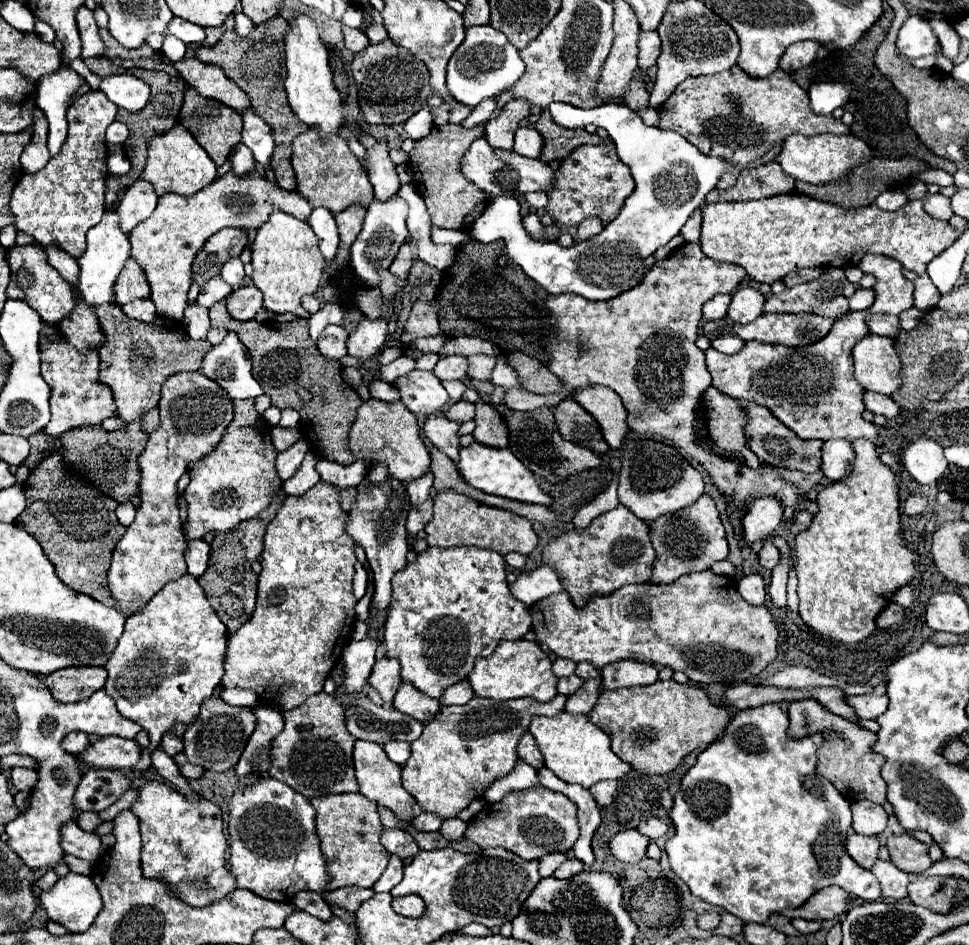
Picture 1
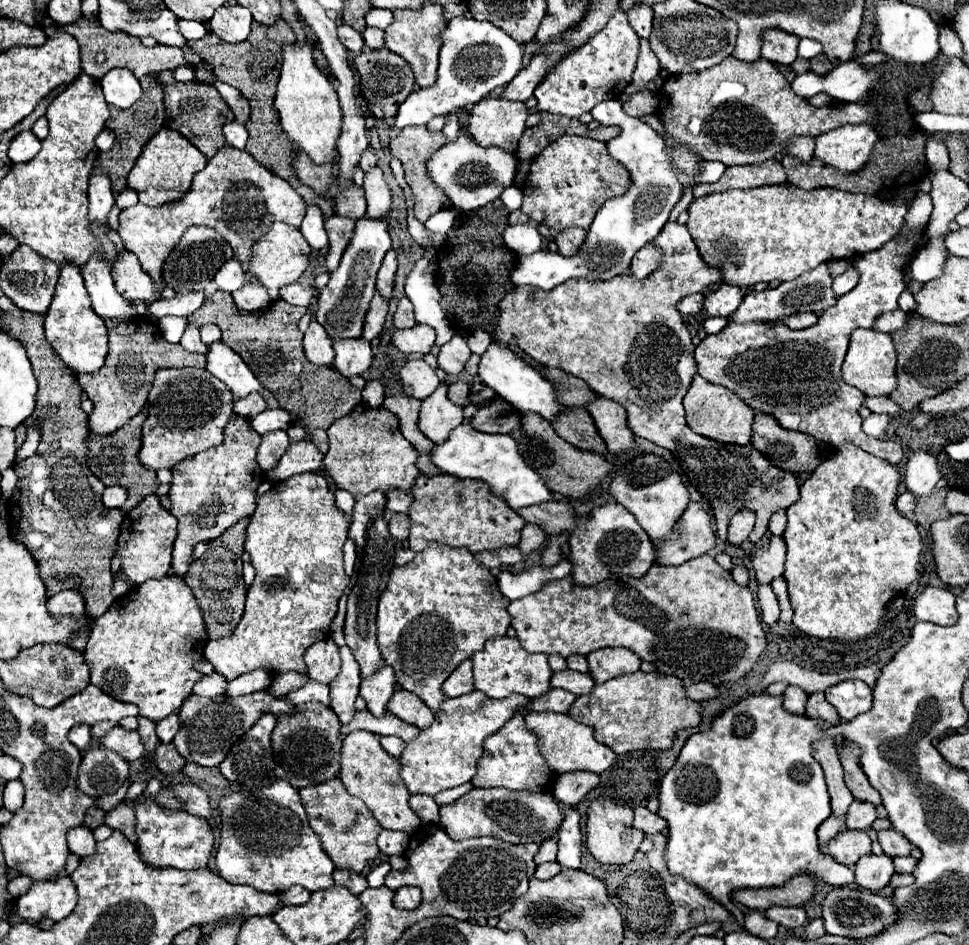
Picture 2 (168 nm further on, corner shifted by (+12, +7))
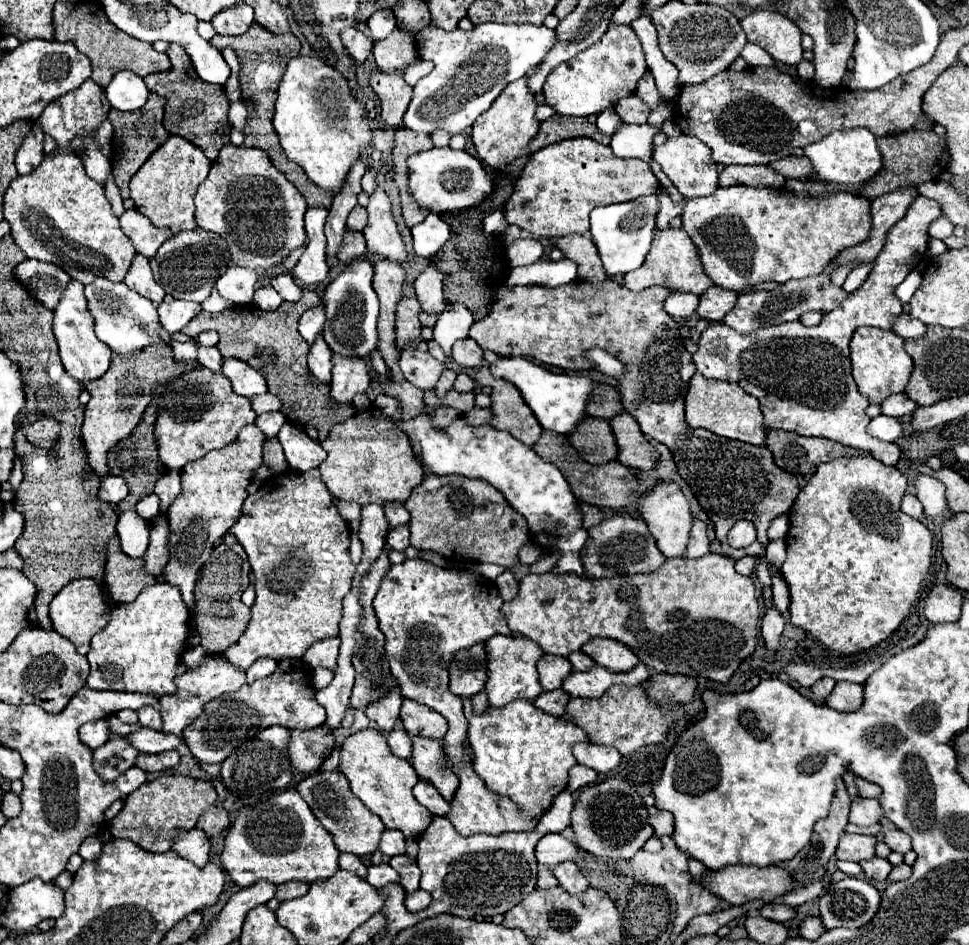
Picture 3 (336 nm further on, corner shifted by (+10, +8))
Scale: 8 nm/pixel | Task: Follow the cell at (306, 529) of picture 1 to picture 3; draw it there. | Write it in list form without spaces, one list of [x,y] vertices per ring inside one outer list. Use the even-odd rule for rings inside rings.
[[[286,470],[274,474],[262,482],[260,490],[244,500],[240,520],[230,528],[246,550],[252,572],[256,602],[252,606],[252,620],[246,632],[236,644],[226,648],[222,654],[236,668],[248,670],[254,660],[268,656],[274,660],[282,658],[302,658],[304,652],[318,640],[338,636],[338,622],[342,618],[342,598],[348,594],[356,566],[350,560],[350,528],[344,518],[338,514],[338,508],[332,500],[332,494],[320,480],[320,470],[294,472]]]

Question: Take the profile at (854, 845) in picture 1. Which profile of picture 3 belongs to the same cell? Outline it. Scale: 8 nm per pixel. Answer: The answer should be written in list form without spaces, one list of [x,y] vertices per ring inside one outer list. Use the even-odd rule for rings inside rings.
[[[844,834],[840,838],[836,858],[838,860],[852,860],[852,862],[862,862],[874,858],[876,852],[876,838],[874,836],[864,836],[864,834]]]

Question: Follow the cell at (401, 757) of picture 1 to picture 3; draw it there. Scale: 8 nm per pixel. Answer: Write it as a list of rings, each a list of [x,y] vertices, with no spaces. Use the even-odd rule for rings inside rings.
[[[392,730],[388,736],[388,746],[390,750],[398,756],[398,758],[410,758],[410,752],[412,752],[412,740],[410,736],[404,732],[404,730]]]

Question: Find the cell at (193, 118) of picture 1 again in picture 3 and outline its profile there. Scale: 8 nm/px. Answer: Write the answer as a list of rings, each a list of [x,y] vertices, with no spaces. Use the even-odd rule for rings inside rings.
[[[170,44],[166,54],[172,62],[170,70],[150,74],[144,78],[146,86],[166,100],[166,104],[164,104],[164,128],[170,134],[182,136],[188,142],[192,142],[194,146],[198,146],[206,154],[206,158],[214,162],[218,158],[220,148],[230,142],[230,132],[228,132],[228,106],[230,106],[230,102],[226,98],[224,86],[206,84],[194,72],[192,60],[182,46]]]

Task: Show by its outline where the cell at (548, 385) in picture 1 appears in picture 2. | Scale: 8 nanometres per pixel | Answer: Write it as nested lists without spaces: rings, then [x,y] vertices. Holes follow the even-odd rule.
[[[540,367],[538,369],[542,377],[546,377],[552,385],[554,385],[554,391],[556,391],[556,399],[558,403],[566,405],[566,407],[584,407],[588,405],[596,393],[578,377],[574,375],[568,375],[560,369],[550,369],[550,367]]]

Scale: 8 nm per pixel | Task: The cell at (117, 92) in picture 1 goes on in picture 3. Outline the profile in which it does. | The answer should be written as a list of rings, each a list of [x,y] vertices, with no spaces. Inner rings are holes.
[[[128,70],[118,72],[106,88],[108,102],[120,112],[134,112],[142,108],[148,100],[148,94],[150,90],[146,88],[144,80]]]

